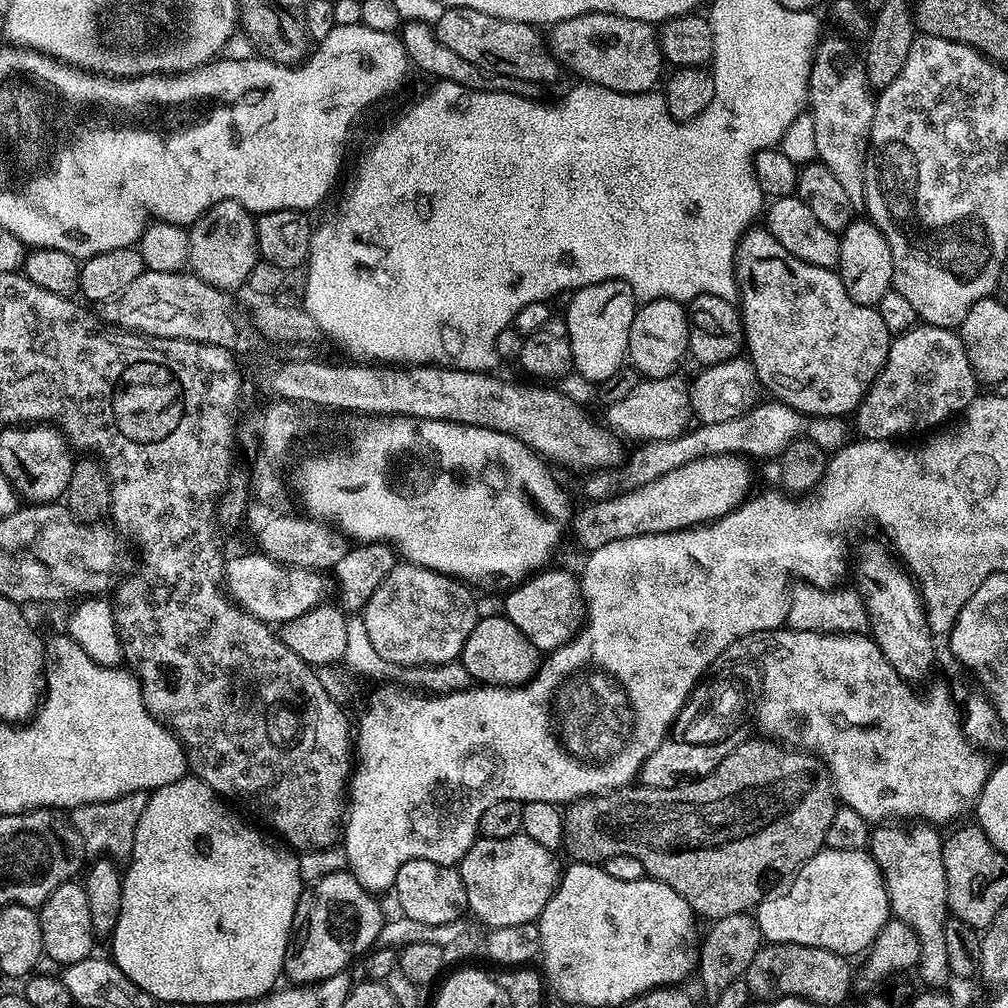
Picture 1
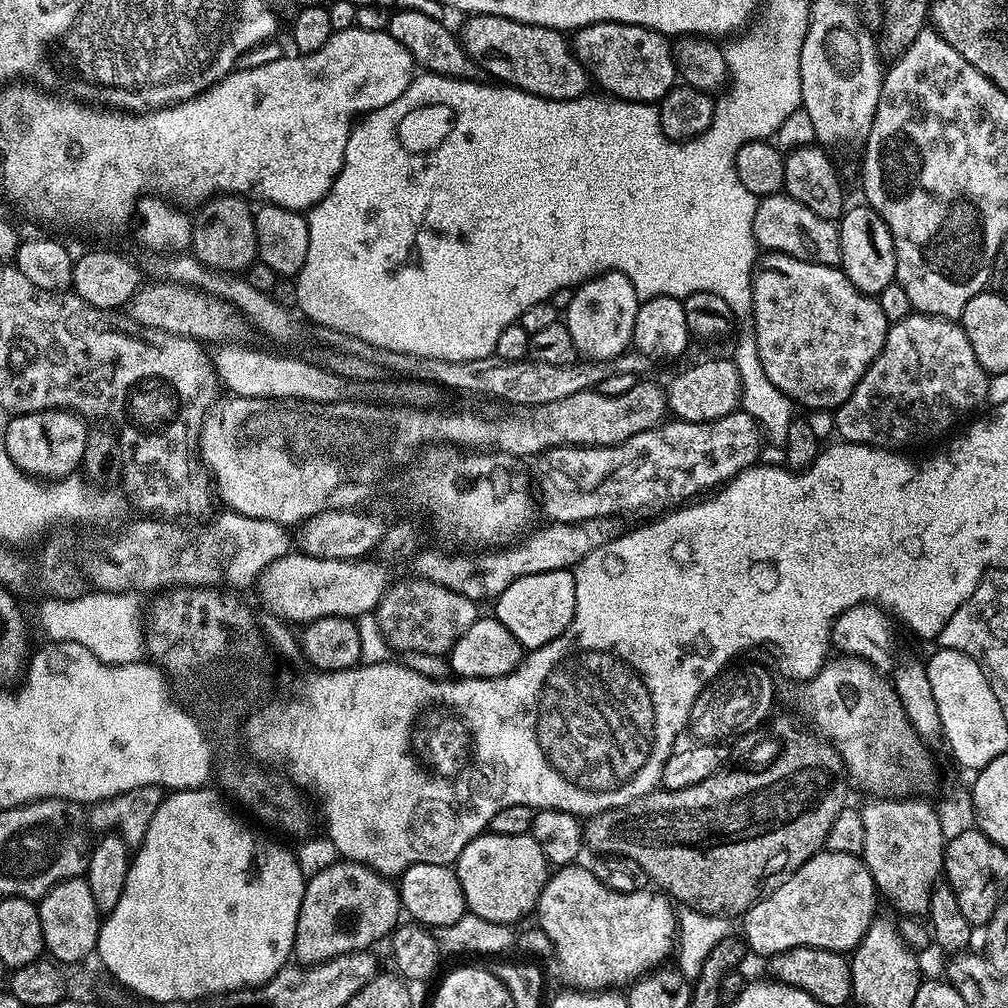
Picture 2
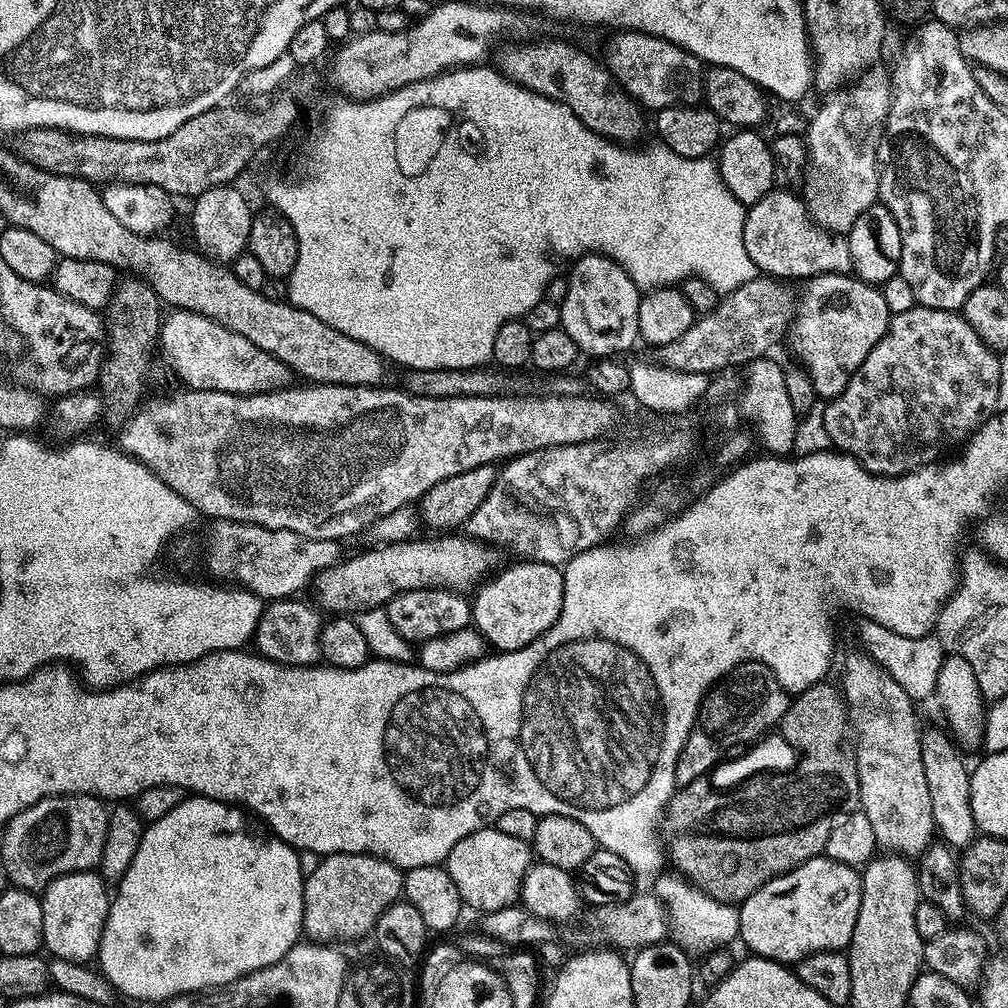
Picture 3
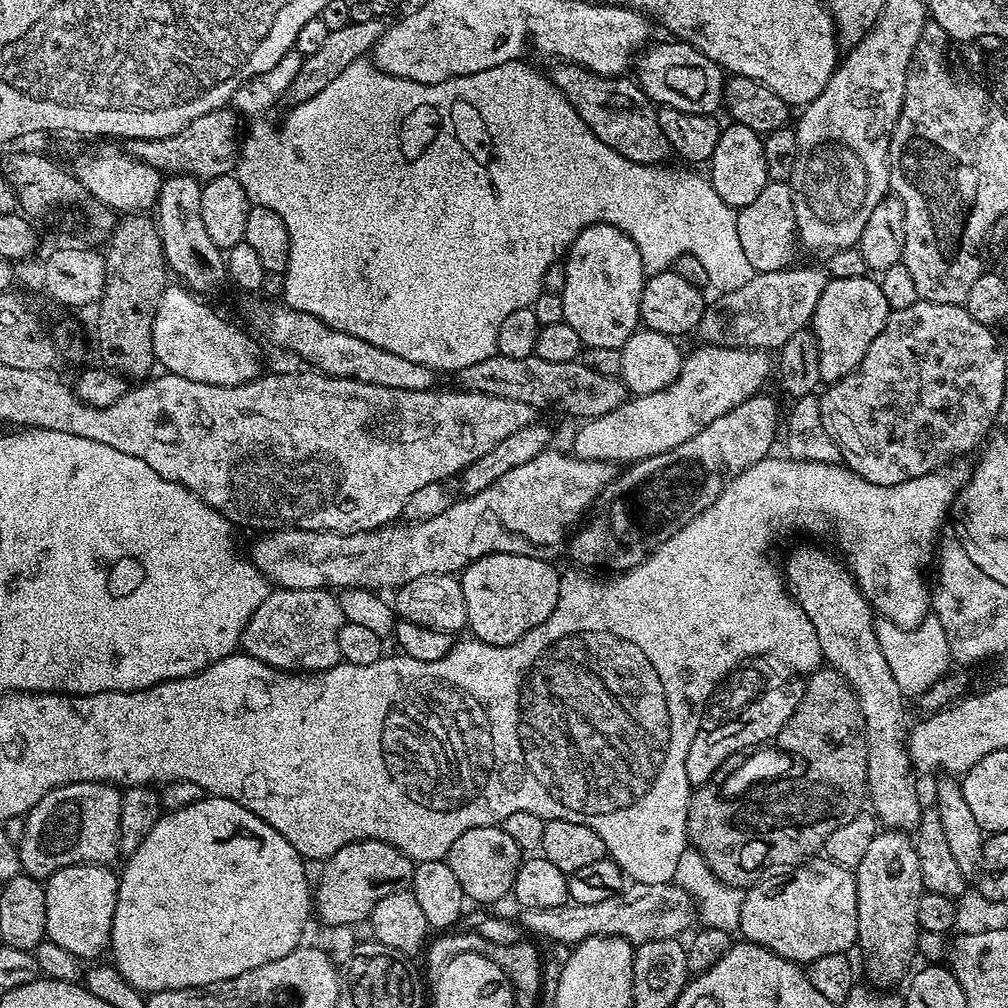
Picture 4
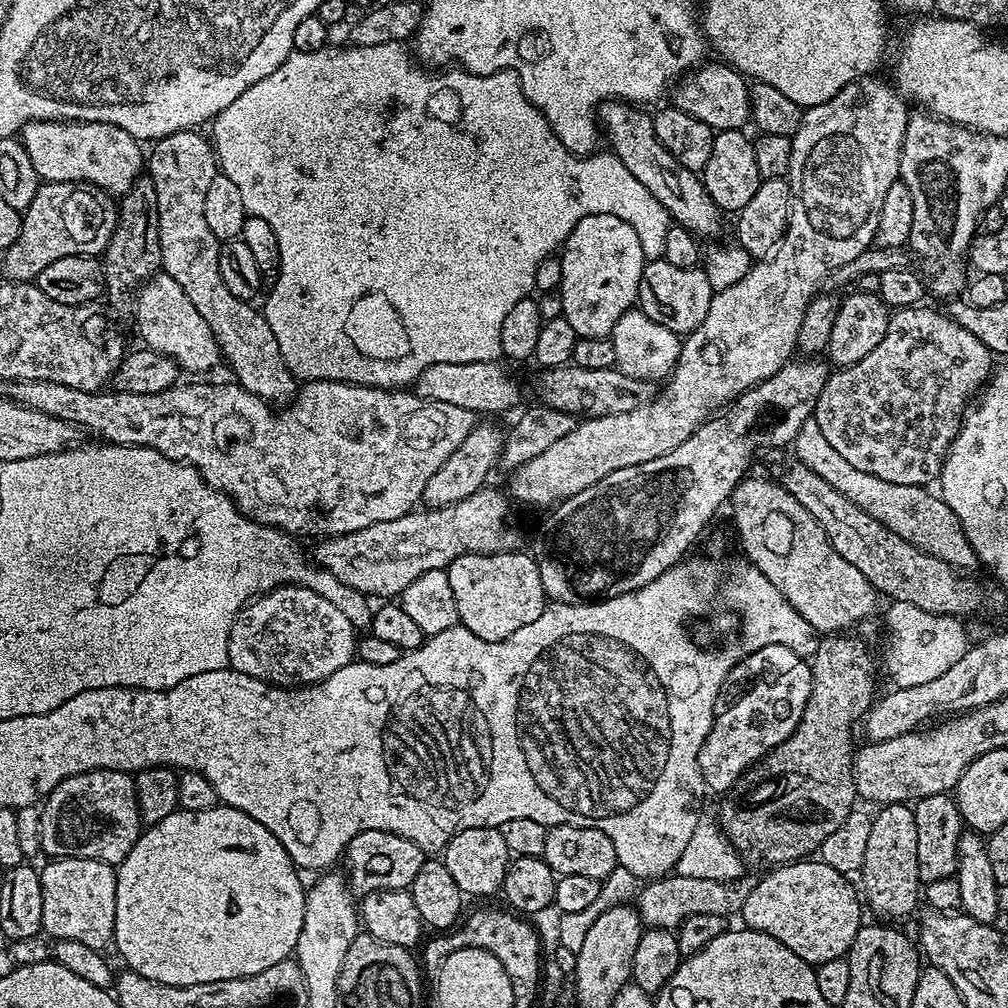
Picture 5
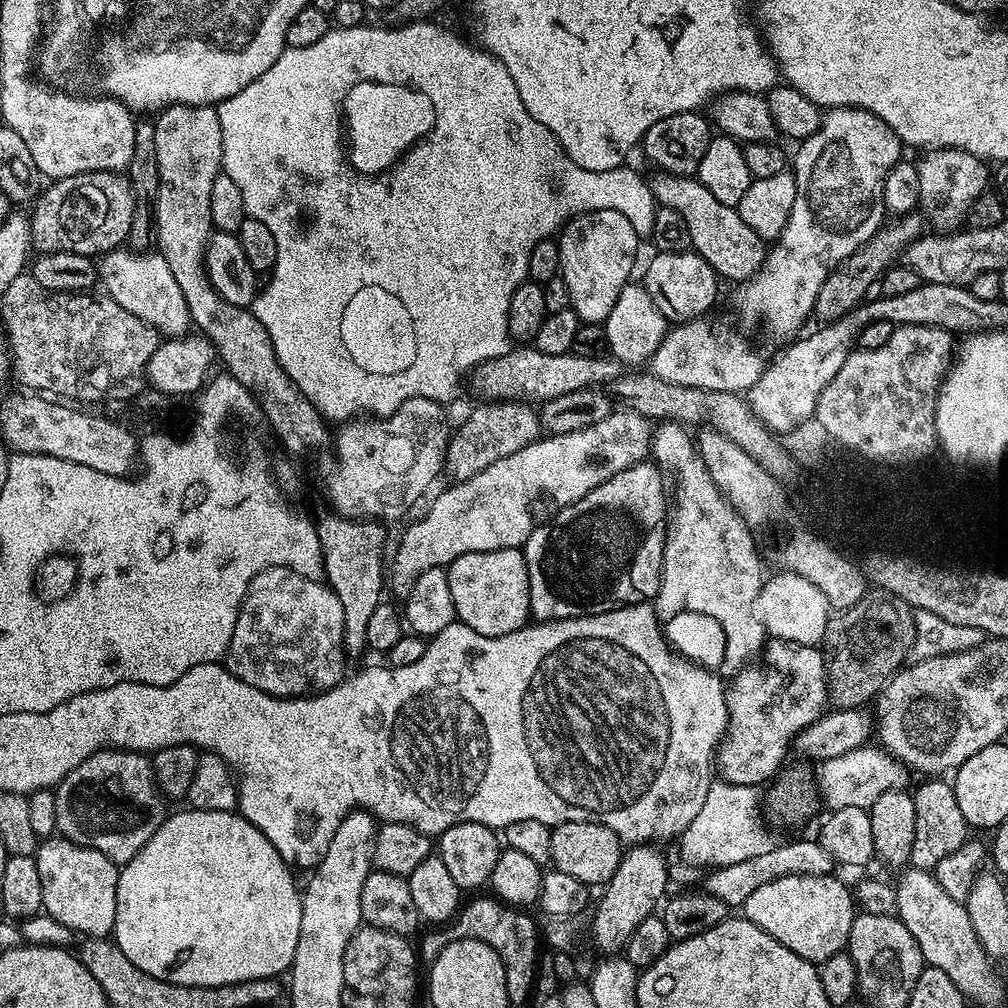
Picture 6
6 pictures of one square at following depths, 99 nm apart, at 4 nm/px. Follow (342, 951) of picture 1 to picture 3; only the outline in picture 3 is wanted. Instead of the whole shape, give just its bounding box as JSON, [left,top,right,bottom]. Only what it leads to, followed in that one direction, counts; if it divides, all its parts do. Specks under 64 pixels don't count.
[303,852,404,945]

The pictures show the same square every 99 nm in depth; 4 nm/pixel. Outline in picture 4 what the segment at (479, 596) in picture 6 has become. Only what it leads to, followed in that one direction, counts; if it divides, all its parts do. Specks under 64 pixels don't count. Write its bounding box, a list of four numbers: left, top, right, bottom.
[459,553,561,646]

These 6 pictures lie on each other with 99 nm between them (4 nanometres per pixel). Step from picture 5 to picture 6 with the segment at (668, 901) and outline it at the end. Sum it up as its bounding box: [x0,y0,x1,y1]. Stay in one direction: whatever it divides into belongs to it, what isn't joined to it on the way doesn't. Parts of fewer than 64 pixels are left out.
[703,839,834,908]

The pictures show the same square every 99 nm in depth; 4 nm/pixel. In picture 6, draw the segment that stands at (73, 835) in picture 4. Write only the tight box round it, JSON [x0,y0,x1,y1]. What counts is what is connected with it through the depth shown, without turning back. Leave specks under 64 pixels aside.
[55,750,165,866]

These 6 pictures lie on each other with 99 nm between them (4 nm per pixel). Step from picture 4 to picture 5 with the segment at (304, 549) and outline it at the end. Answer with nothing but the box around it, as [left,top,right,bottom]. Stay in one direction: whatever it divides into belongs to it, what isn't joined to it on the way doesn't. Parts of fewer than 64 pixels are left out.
[314,486,523,598]

